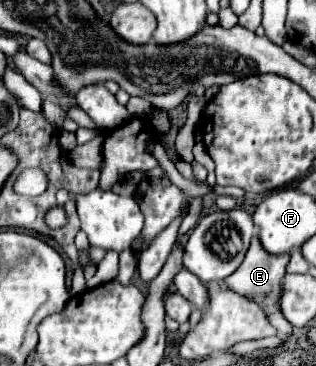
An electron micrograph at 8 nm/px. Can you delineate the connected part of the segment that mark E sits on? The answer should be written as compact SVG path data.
M254 236L252 238L252 244L246 252L246 258L244 262L238 266L238 270L234 274L230 274L226 280L224 280L224 286L244 298L250 298L250 300L260 300L260 306L266 310L266 318L270 320L270 324L278 330L278 334L282 336L290 336L292 334L292 326L290 322L286 322L286 318L282 316L280 312L280 286L282 286L282 278L286 274L286 264L288 264L290 256L272 256L272 254L266 254L266 250L262 250L262 244L258 242L258 238Z

